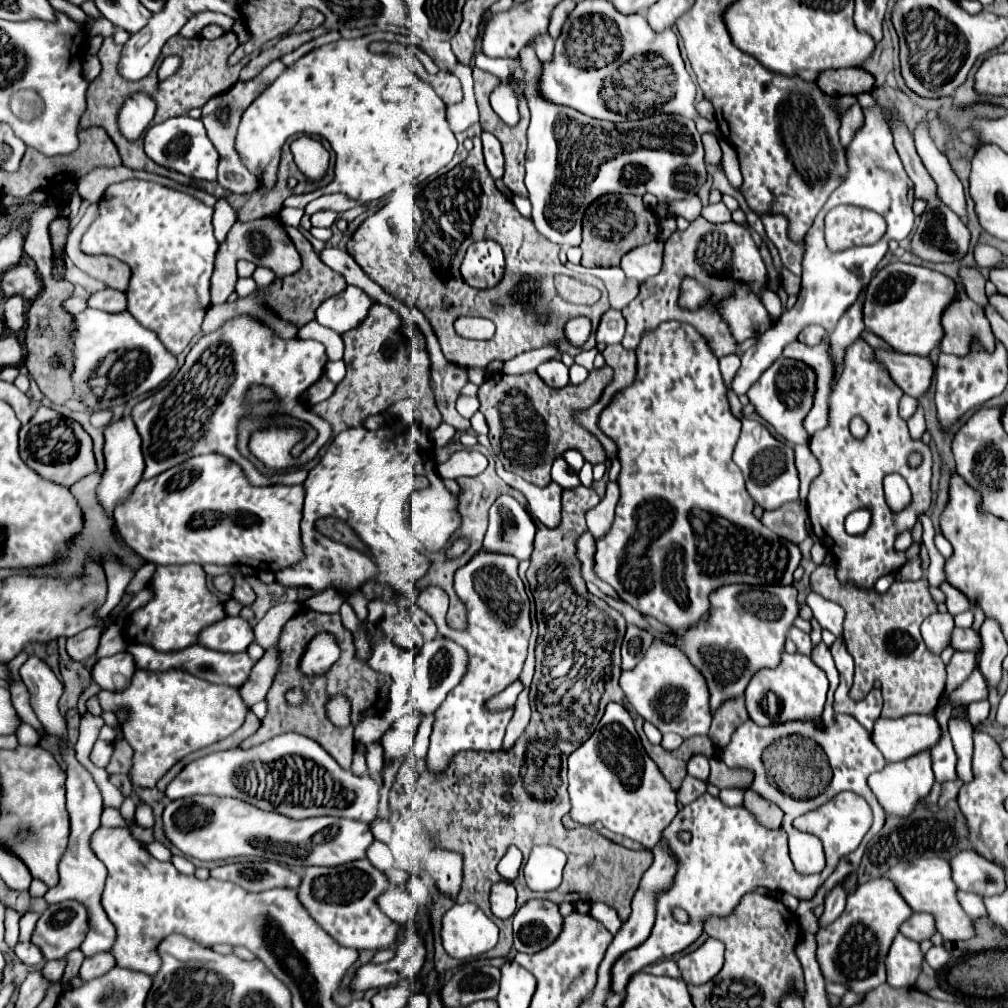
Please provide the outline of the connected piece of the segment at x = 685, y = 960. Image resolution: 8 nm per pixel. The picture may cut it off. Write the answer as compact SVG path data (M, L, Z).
M708 938L698 950L684 954L678 960L686 984L706 984L720 972L722 964L724 964L724 944L716 938Z

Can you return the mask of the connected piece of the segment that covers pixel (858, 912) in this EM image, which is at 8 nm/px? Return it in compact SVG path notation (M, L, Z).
M876 878L858 886L852 894L848 894L842 916L816 932L816 960L824 980L844 984L856 994L864 994L884 984L884 956L898 934L900 924L908 920L908 916L912 916L912 910L904 904L904 900L900 900L896 888L892 888L888 880Z

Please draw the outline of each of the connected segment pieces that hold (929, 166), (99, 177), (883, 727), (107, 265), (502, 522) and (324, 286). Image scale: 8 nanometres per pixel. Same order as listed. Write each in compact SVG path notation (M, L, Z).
M928 118L916 124L916 128L912 130L912 136L914 136L916 152L924 168L936 182L936 196L940 198L940 202L944 202L952 212L956 212L964 220L966 218L966 198L964 198L962 182L954 174L948 158L932 142L930 132L928 132Z
M114 166L114 168L92 168L88 174L84 174L80 180L78 180L78 192L84 200L88 202L96 202L100 200L104 188L108 188L108 184L114 184L114 182L124 182L124 180L132 180L132 178L138 178L138 180L152 180L152 182L164 182L162 176L156 176L156 174L148 174L148 172L142 172L142 170L130 170L130 168L124 168L124 166Z
M902 716L878 718L872 730L872 742L884 754L886 762L904 760L916 752L928 750L940 738L940 728L934 716Z
M90 204L86 214L80 218L80 222L70 228L74 230L74 234L68 236L70 242L64 248L66 256L72 260L74 266L78 266L88 276L104 282L108 288L124 290L128 284L128 266L126 264L120 264L120 260L112 260L108 256L84 256L78 248L80 232L84 232L84 228L92 222L92 216L96 216L96 204Z
M500 496L490 508L490 526L482 550L502 552L528 560L532 554L534 524L526 508L512 496Z
M284 226L284 228L286 228L290 240L294 242L294 246L298 248L298 252L300 252L300 256L302 256L302 266L300 266L298 272L294 272L294 274L290 274L290 276L284 276L284 278L276 278L270 286L266 286L264 292L262 292L262 298L264 298L264 302L272 308L274 314L280 314L282 320L286 320L286 322L290 322L290 324L294 324L294 326L304 326L304 324L308 324L308 322L314 318L314 310L316 310L326 298L330 298L332 292L340 294L340 292L346 288L346 280L344 280L338 272L330 270L330 268L318 258L318 254L314 252L312 244L300 234L298 228L292 228L292 226Z

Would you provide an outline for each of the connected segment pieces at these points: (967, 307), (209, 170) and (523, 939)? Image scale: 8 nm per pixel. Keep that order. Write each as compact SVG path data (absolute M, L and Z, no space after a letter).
M956 282L956 298L946 306L942 314L944 338L940 342L940 352L964 356L968 354L968 344L980 340L988 352L994 350L994 334L984 310L966 296L964 286Z
M190 116L170 118L162 124L154 124L148 128L144 136L144 150L148 158L152 158L156 164L186 174L196 180L216 180L216 168L218 168L218 152L212 148L212 142L206 136L206 128L202 120L194 120Z
M530 900L530 902L526 902L522 908L516 910L516 918L514 918L514 950L524 952L524 954L540 952L542 948L552 944L552 940L556 940L556 936L560 934L562 922L564 922L564 918L558 912L558 904L554 904L550 900Z

